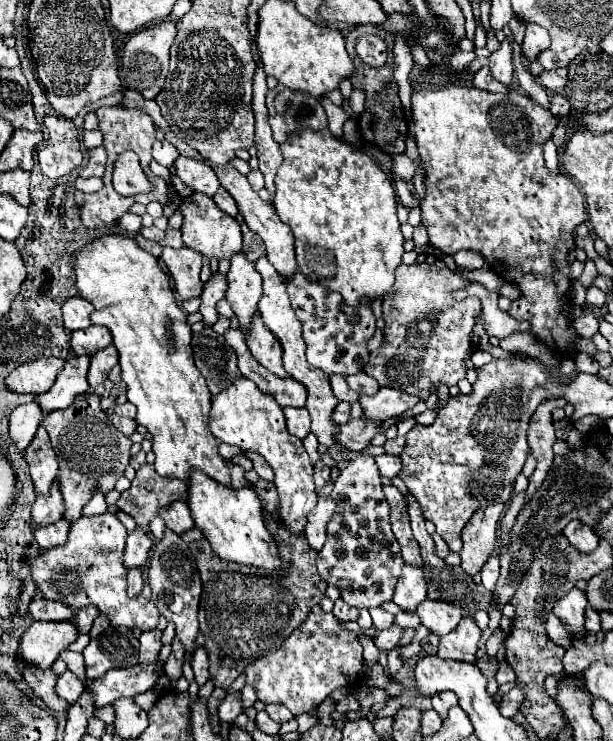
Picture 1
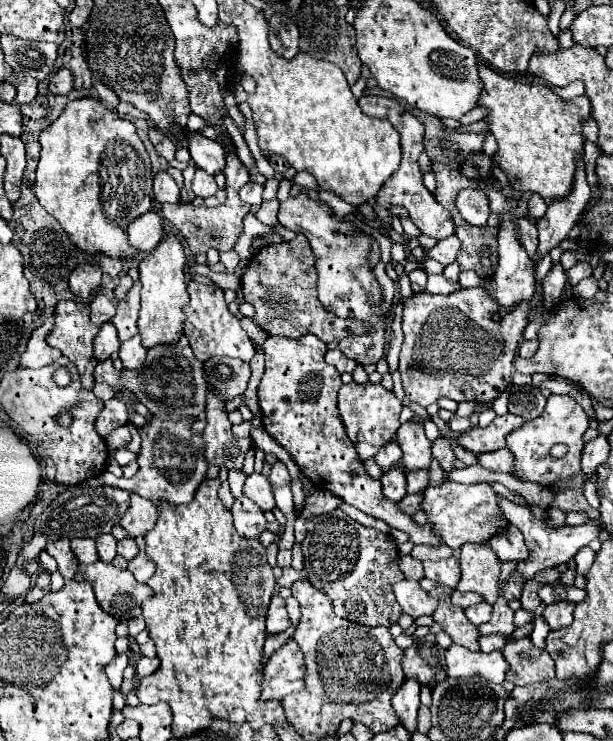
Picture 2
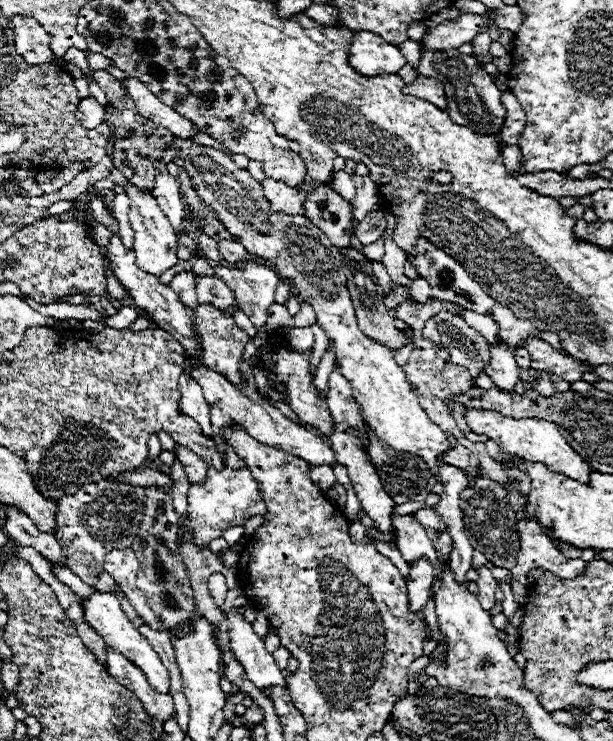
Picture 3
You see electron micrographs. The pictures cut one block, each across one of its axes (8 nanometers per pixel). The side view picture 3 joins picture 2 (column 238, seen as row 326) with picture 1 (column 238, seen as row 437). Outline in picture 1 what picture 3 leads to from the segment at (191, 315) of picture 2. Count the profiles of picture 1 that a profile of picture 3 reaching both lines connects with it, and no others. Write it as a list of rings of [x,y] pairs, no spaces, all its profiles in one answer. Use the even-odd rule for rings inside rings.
[[[240,376],[226,390],[212,396],[210,432],[220,442],[240,446],[248,452],[258,452],[266,458],[266,462],[274,468],[274,474],[276,474],[274,484],[280,496],[278,516],[292,532],[302,532],[306,524],[306,516],[316,506],[316,500],[318,500],[314,490],[314,480],[312,480],[314,468],[310,464],[310,458],[308,458],[308,452],[304,450],[302,440],[292,436],[286,430],[286,420],[276,400],[260,392],[252,380],[248,380],[246,376]]]

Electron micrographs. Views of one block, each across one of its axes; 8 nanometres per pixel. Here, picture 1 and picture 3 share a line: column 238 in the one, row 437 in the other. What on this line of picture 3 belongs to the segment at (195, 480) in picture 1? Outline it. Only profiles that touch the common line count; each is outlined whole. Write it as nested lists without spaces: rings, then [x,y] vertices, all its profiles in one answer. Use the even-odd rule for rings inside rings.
[[[466,410],[466,420],[468,420],[472,432],[488,436],[508,454],[518,456],[522,460],[530,460],[530,462],[540,462],[546,468],[550,468],[554,472],[564,472],[574,480],[590,482],[590,472],[594,472],[594,468],[586,460],[582,460],[574,448],[570,448],[570,444],[562,438],[562,434],[558,432],[558,426],[554,422],[546,422],[546,420],[538,420],[538,418],[516,420],[516,418],[502,416],[498,412],[490,412],[490,410]]]

